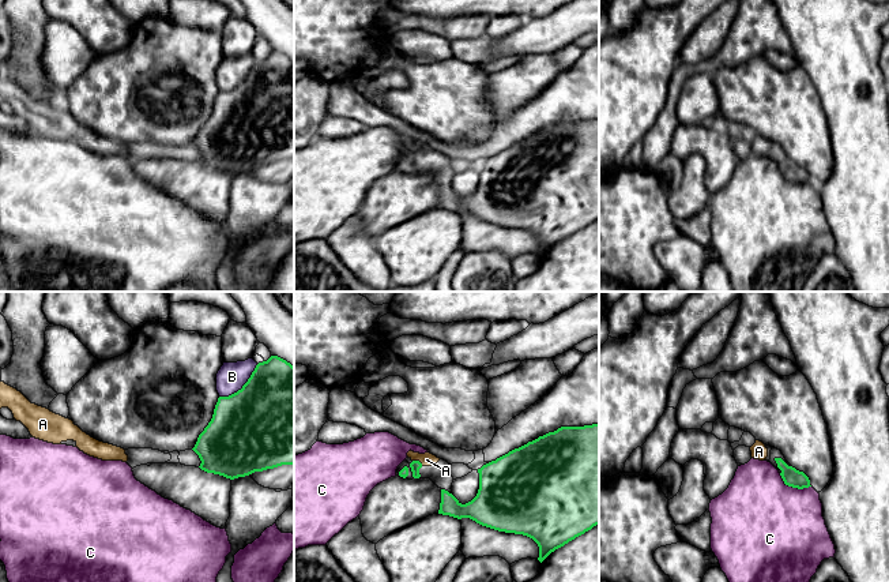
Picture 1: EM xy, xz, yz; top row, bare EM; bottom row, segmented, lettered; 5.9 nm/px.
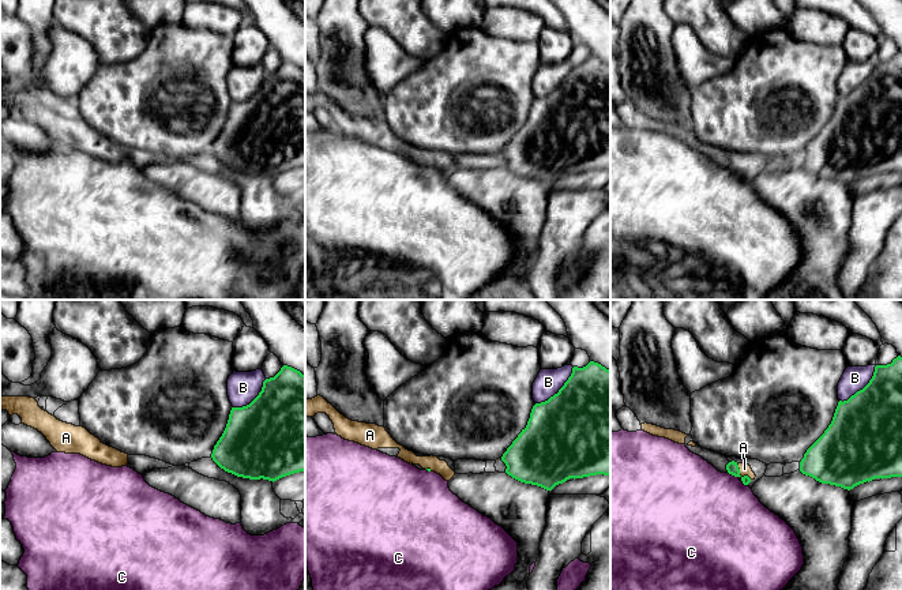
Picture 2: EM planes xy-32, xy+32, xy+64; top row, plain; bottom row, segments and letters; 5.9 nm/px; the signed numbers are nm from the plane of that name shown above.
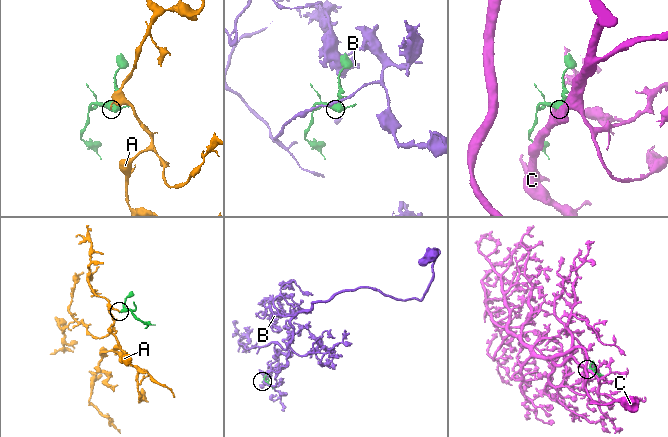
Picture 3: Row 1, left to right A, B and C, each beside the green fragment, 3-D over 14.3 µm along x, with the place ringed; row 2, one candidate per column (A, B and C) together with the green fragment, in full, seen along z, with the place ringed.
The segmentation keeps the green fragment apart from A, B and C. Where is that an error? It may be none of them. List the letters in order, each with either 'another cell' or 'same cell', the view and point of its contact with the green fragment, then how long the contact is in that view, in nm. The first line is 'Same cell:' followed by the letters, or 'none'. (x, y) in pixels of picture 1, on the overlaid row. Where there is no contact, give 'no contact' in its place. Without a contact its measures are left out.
Same cell: A
A: same cell | xz (418, 461) | 70 nm
B: another cell | xy (243, 387) | 300 nm
C: another cell | yz (793, 487) | 200 nm

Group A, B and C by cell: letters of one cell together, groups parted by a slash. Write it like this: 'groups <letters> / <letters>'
groups A / B / C

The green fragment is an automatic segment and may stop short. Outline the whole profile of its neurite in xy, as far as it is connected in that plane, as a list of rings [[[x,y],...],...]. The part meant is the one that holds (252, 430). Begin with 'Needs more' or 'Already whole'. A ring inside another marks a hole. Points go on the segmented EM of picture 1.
Already whole. [[[278,356],[259,363],[241,390],[218,398],[212,418],[192,450],[201,461],[201,470],[230,480],[282,465],[294,465],[294,367]]]

